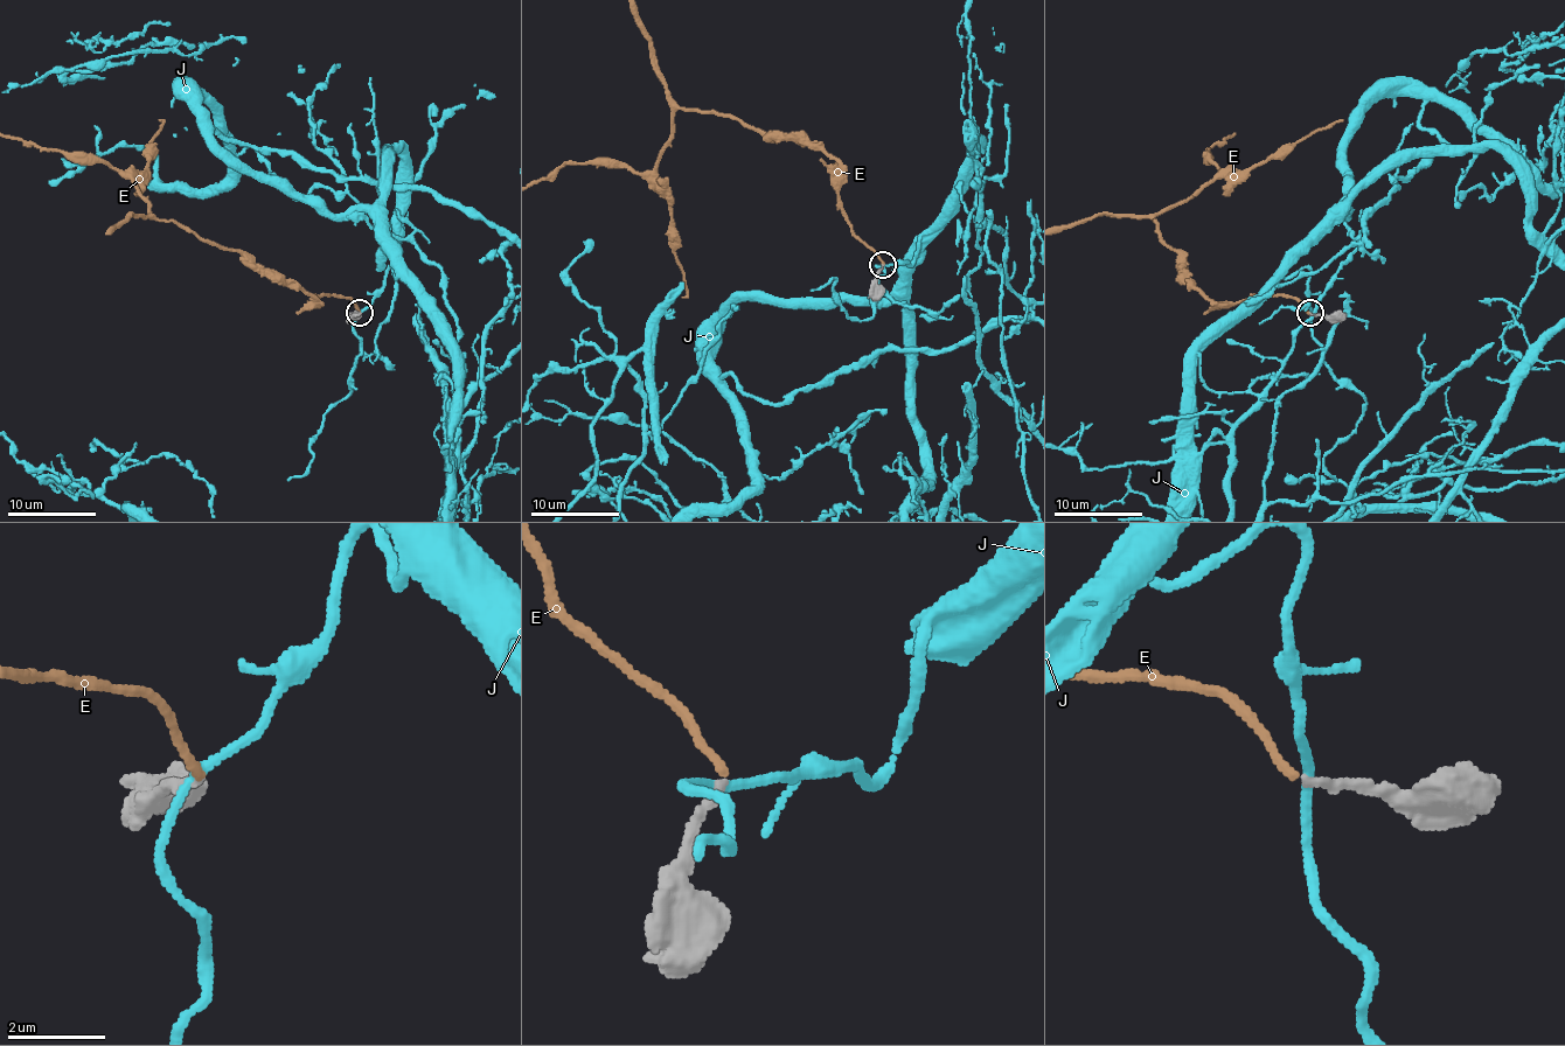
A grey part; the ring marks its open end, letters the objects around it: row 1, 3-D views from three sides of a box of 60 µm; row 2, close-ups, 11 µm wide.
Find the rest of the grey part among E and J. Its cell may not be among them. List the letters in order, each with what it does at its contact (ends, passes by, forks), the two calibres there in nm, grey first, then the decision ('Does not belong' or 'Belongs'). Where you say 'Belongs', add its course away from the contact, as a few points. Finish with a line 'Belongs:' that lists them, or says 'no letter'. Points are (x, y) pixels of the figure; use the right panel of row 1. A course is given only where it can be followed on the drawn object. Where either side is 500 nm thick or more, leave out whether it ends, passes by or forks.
E: It ends there. Thickness 180 nm (grey) against 160 nm. Belongs
J: It passes by. Thickness 200 nm (grey) against 180 nm. Does not belong
Belongs: E

